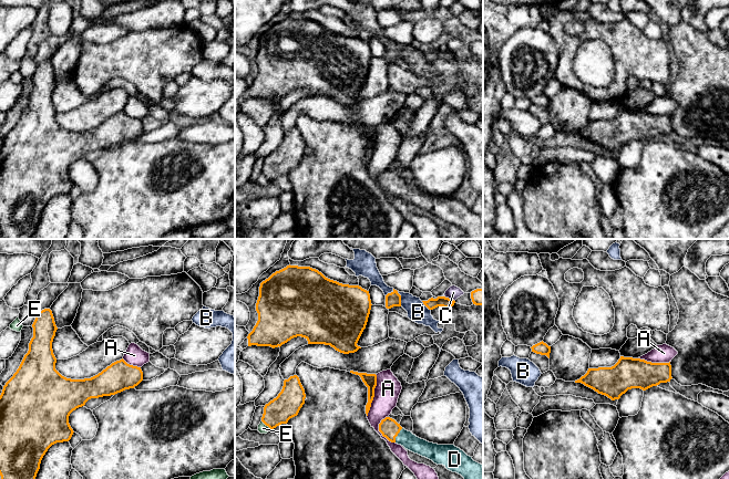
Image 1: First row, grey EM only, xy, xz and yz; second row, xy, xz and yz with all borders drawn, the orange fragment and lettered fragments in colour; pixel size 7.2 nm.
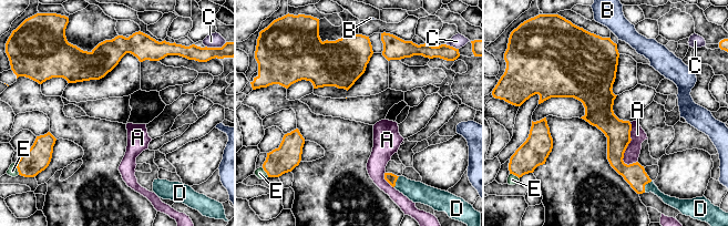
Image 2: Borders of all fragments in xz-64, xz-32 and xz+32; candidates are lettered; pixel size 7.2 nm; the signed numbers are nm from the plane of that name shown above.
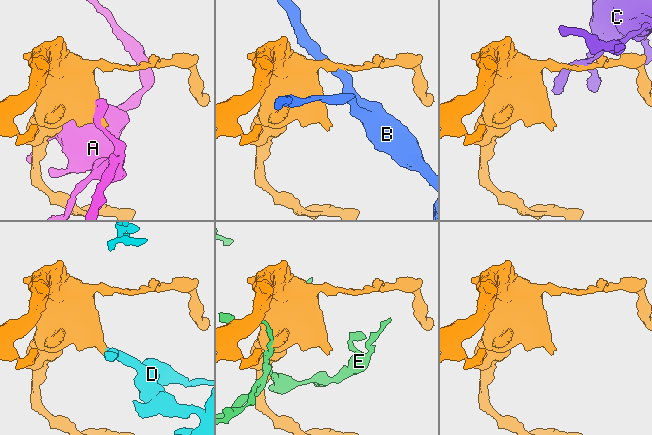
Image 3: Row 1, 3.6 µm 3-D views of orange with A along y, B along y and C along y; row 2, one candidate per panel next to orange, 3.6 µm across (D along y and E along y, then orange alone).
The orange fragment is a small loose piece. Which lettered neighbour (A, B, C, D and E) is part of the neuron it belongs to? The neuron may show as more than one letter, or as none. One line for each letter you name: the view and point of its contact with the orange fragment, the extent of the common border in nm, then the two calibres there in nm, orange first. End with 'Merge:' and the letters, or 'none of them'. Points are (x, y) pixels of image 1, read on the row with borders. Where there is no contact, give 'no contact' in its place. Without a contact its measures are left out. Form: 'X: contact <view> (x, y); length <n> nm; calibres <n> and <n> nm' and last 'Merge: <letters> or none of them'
D: contact xz (397, 435); length 120 nm; calibres 140 and 120 nm
Merge: D

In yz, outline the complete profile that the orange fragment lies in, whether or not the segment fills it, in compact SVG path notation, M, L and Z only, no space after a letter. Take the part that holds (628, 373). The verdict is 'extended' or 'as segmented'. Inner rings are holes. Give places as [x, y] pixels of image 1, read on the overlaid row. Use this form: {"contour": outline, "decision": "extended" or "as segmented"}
{"contour": "M620 356L612 367L588 368L575 383L582 383L612 400L619 399L632 388L646 391L671 379L669 363L651 363L640 358Z", "decision": "as segmented"}

